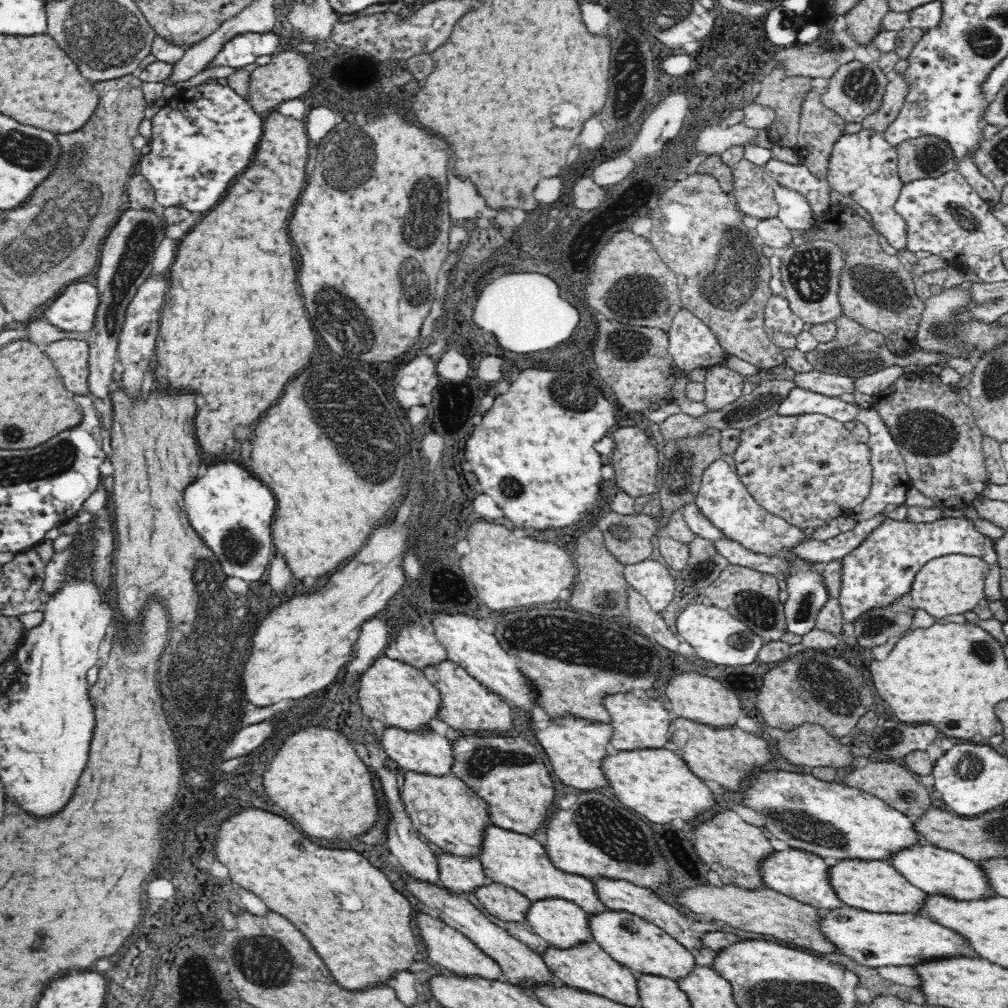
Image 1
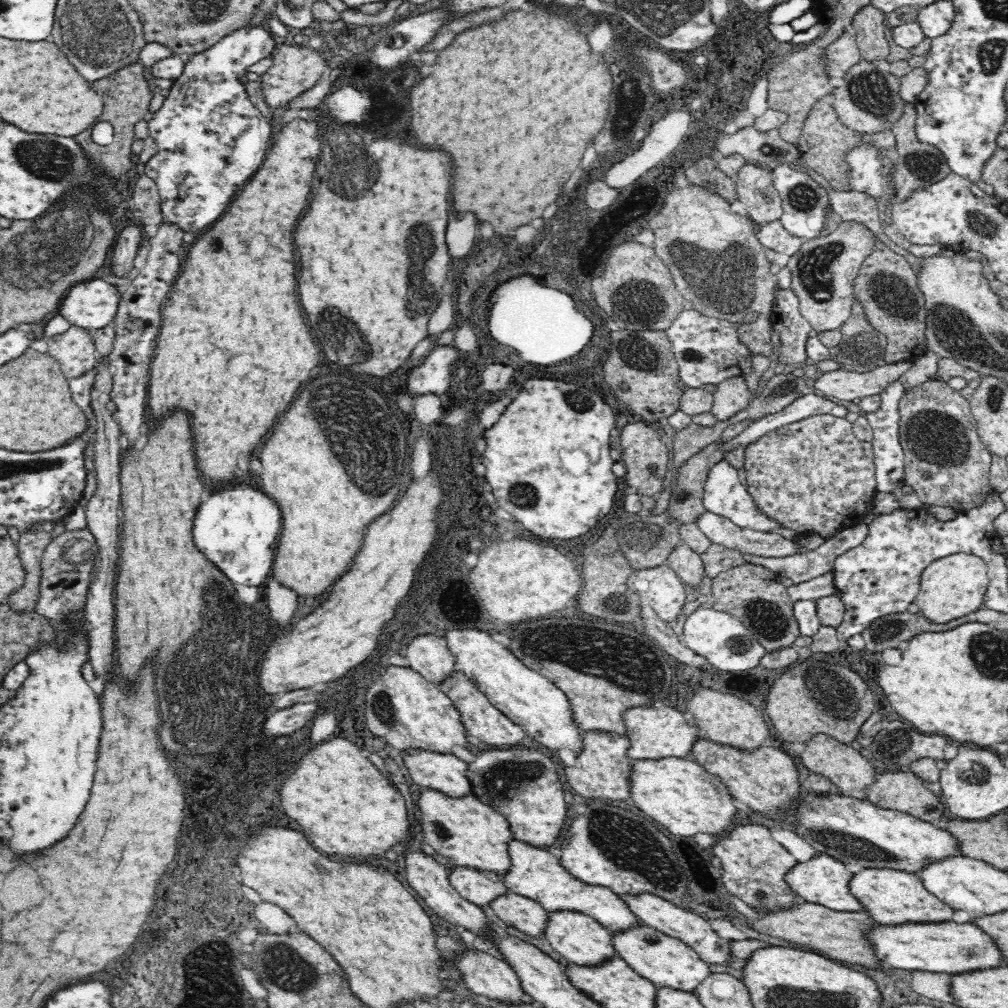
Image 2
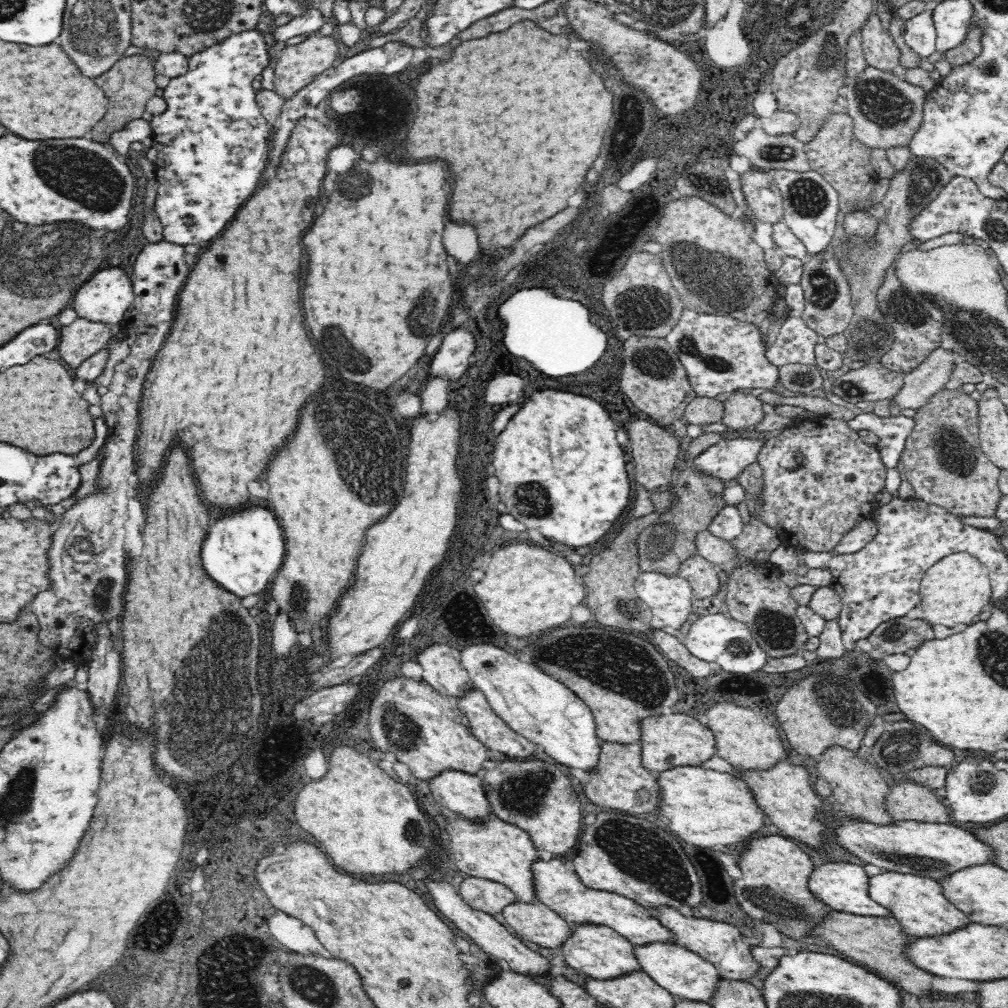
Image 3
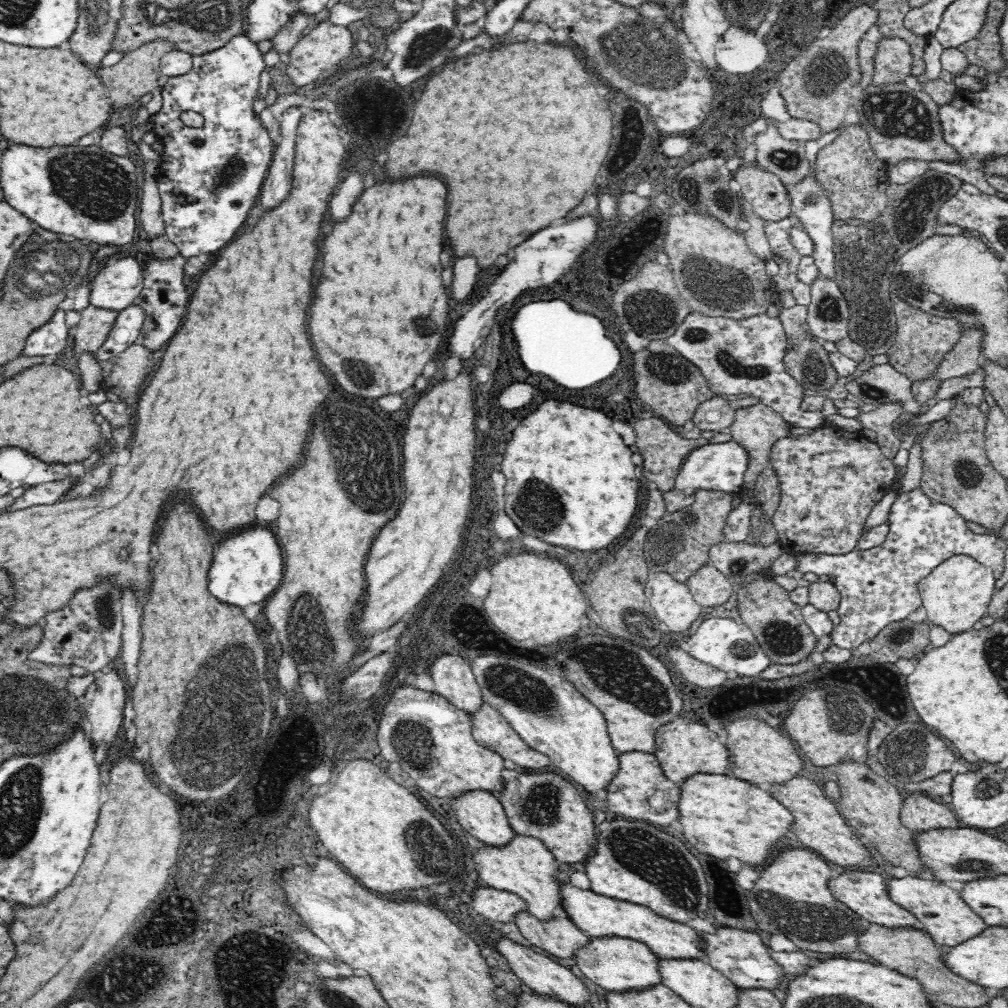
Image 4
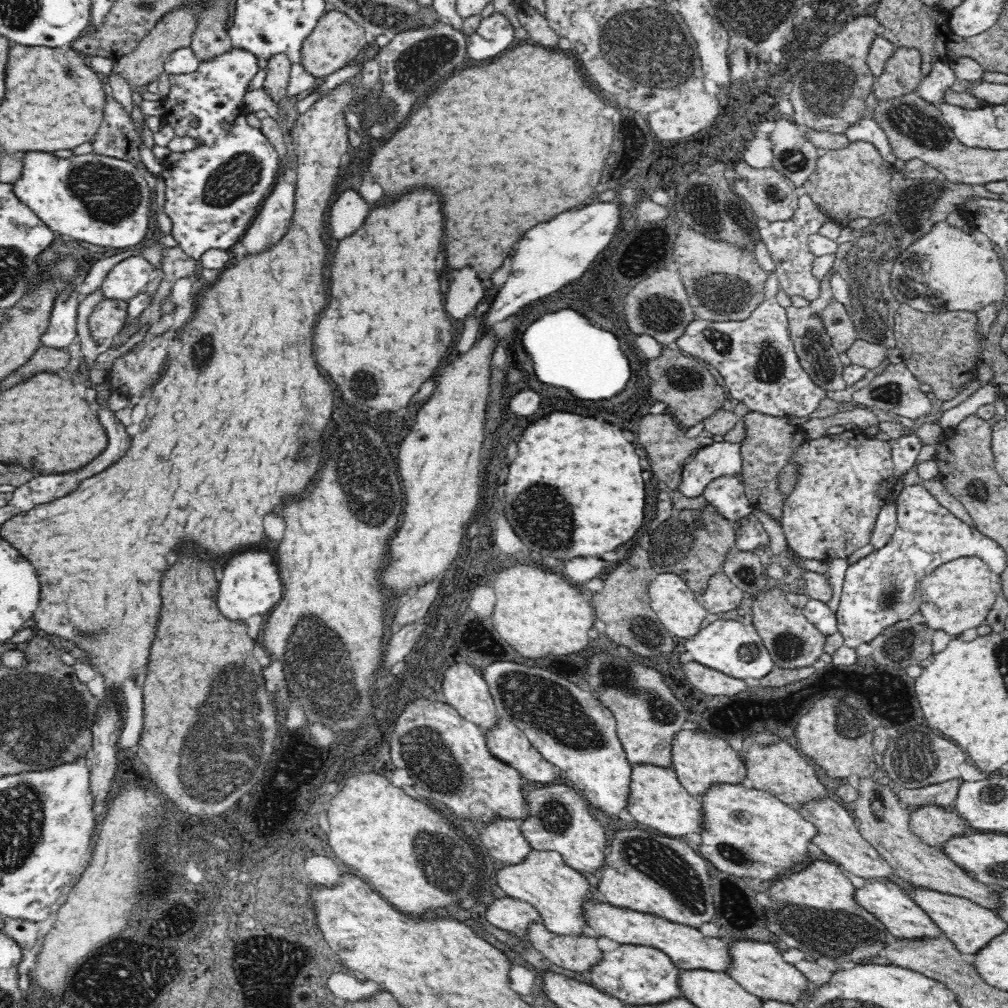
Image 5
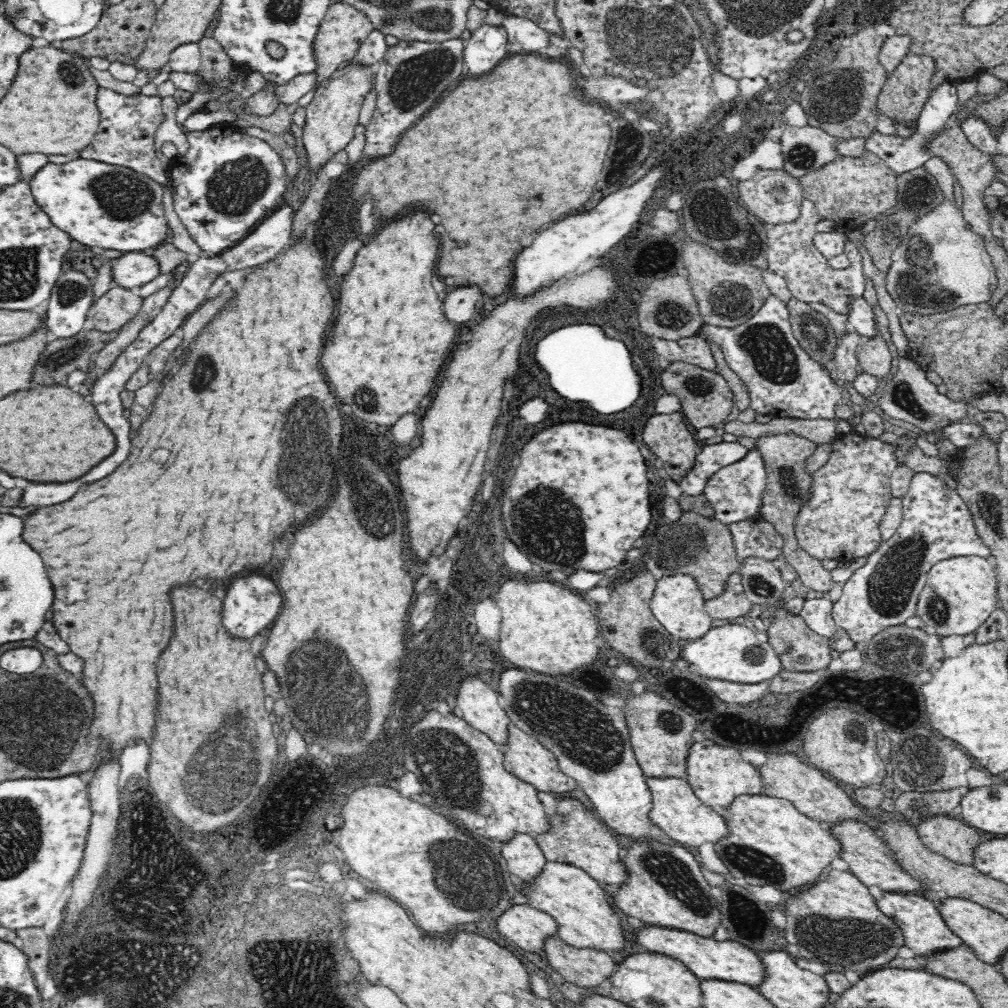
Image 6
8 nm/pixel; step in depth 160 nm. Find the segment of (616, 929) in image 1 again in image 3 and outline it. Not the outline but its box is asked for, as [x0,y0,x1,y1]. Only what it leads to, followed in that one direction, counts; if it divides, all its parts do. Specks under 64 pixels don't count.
[637,943,722,1007]

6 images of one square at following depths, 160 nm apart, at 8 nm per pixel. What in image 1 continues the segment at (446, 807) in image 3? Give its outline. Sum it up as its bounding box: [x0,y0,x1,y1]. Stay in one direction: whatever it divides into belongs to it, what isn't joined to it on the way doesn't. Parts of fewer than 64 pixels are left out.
[382,729,454,776]

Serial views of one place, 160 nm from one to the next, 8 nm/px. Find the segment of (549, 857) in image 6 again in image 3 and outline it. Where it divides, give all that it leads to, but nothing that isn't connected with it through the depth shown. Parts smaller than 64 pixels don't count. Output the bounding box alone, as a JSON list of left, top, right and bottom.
[482,760,582,854]

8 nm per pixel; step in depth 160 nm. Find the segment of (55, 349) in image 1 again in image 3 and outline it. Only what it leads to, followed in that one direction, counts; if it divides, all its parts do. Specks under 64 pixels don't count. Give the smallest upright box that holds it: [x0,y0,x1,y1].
[58,317,113,369]

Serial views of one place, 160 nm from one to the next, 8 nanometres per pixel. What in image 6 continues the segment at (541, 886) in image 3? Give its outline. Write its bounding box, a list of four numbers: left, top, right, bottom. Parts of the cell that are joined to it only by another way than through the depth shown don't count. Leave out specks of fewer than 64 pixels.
[632,927,768,989]

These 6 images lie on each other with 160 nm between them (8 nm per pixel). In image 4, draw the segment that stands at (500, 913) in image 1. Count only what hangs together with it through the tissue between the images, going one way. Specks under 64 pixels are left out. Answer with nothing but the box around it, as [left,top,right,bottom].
[515,911,591,960]

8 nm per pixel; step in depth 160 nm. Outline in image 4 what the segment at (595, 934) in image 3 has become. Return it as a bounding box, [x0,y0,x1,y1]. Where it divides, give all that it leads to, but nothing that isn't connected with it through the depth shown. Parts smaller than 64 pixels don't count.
[576,936,662,992]

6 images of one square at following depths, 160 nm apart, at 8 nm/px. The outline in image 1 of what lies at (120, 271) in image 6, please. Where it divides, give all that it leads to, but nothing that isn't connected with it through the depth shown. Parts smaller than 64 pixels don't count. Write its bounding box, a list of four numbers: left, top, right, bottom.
[43,281,98,332]

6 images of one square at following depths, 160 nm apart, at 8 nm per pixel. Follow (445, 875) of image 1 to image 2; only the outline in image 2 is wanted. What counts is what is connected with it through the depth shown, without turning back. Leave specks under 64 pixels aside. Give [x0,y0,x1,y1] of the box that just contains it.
[448,866,512,907]

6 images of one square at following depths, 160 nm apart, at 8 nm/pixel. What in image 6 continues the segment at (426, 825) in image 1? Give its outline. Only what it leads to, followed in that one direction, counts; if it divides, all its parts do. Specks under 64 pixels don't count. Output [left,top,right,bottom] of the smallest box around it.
[520,862,628,954]

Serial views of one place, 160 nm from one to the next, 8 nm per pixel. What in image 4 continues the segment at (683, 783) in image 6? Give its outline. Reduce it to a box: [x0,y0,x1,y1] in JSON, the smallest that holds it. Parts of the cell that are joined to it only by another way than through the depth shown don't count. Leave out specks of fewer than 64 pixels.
[605,752,682,828]

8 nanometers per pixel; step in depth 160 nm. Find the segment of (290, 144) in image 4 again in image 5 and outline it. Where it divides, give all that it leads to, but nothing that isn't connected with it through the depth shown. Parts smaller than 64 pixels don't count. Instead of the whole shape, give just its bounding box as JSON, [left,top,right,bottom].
[240,176,295,254]

